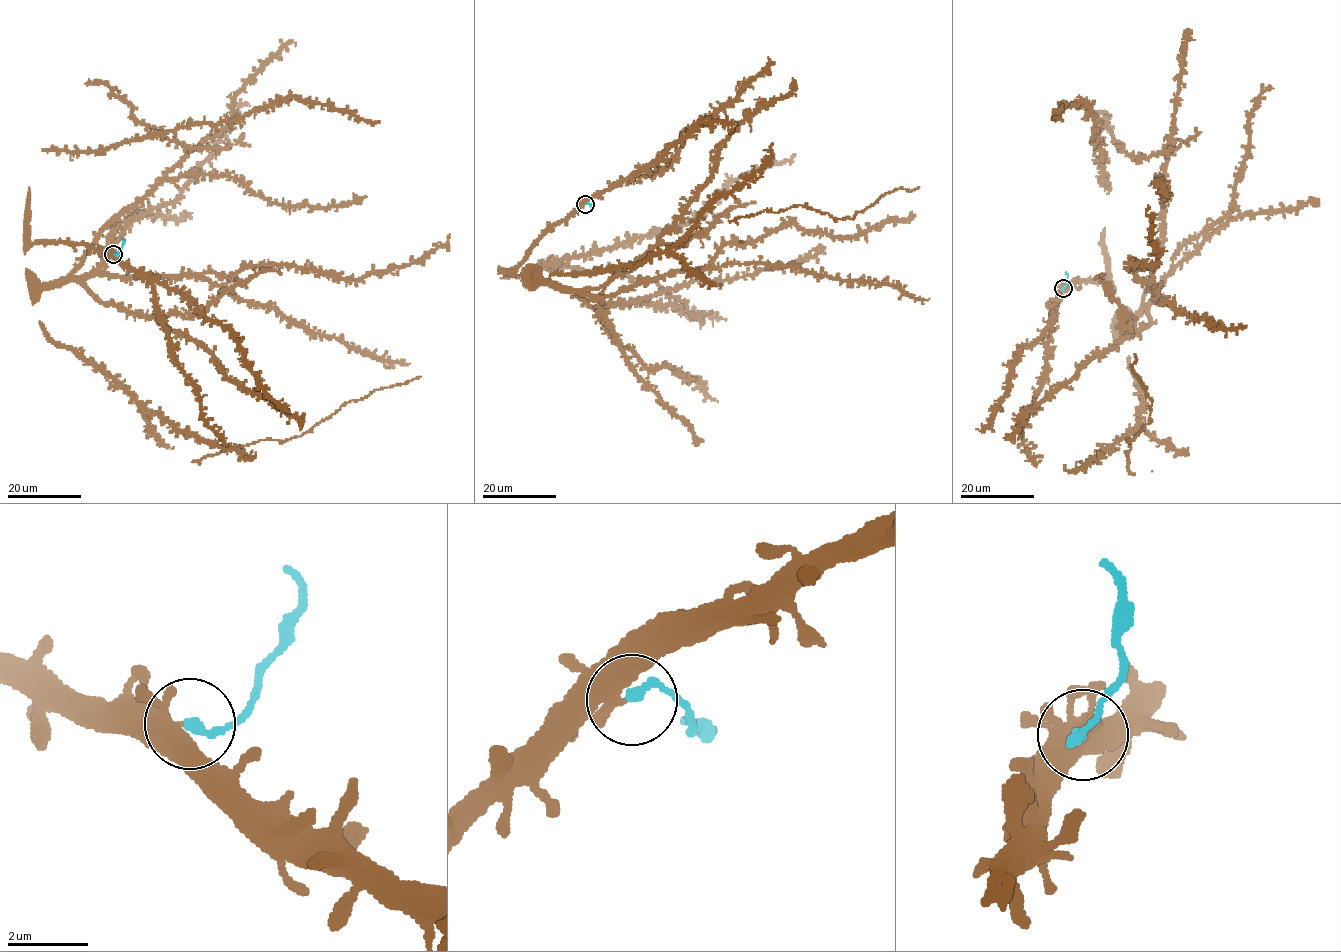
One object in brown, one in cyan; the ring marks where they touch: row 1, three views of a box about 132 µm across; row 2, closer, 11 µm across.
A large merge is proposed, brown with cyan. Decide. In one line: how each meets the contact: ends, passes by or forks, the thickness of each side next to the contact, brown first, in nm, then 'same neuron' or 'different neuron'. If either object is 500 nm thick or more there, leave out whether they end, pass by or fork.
brown passes by; cyan ends; calibres 320 and 240 nm; different neuron

